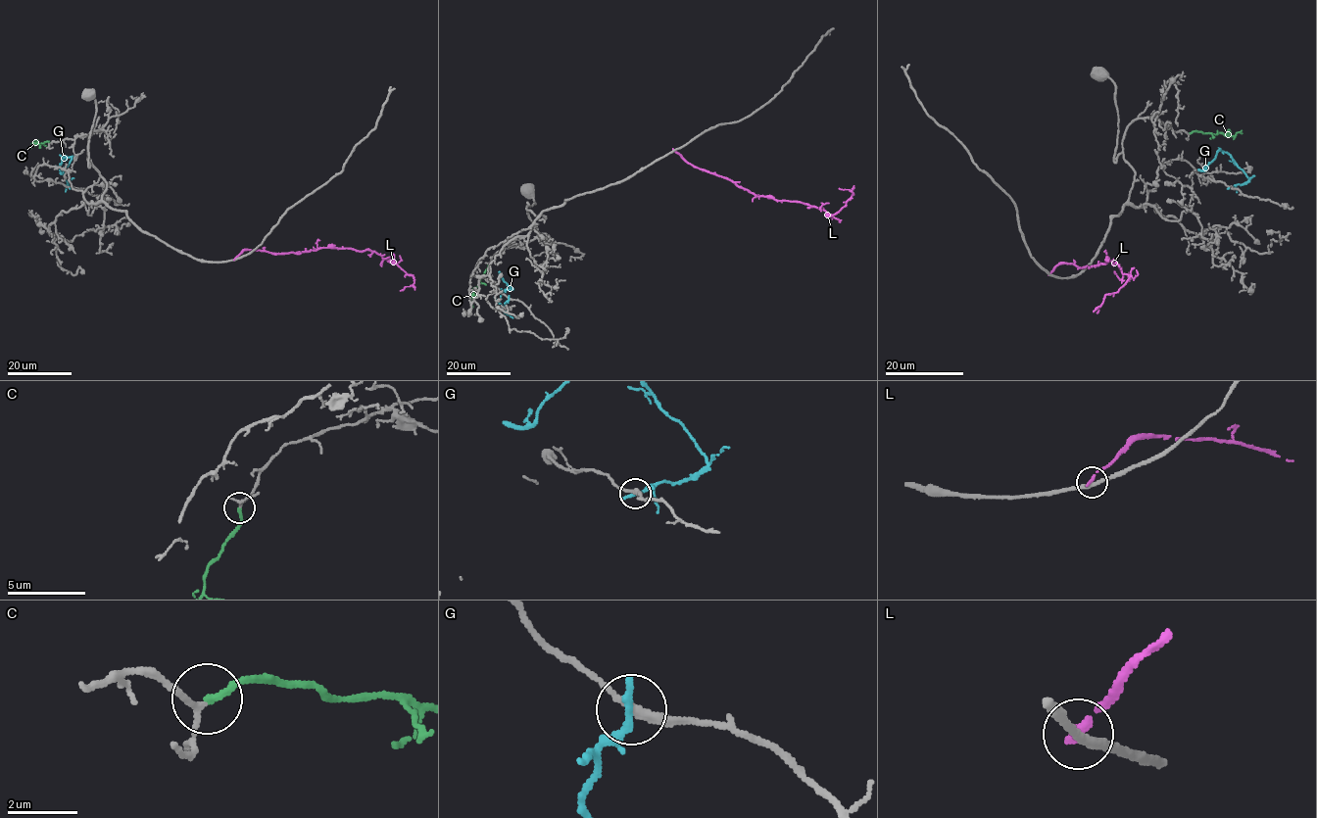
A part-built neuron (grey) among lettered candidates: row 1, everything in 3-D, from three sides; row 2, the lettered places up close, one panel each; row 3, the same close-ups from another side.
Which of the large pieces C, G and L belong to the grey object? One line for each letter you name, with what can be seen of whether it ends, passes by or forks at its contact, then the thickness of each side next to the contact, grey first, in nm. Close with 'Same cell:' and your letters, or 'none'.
C: it ends; calibres 130 and 190 nm
Same cell: C

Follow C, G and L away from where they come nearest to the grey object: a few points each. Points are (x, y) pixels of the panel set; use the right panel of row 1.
C: (1190, 133), (1242, 133)
G: (1231, 187), (1245, 183), (1248, 178), (1233, 159), (1220, 150), (1204, 169), (1197, 169)
L: (1049, 274), (1059, 264), (1083, 267), (1106, 261), (1116, 263), (1128, 280), (1116, 292), (1106, 294), (1097, 313)

